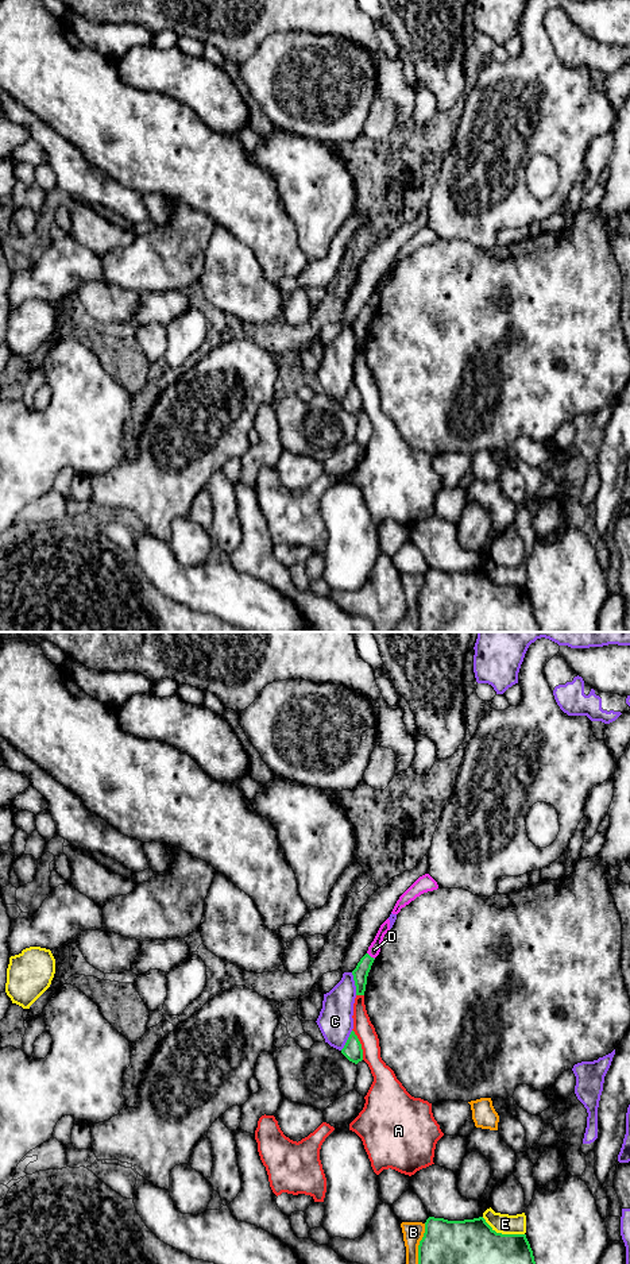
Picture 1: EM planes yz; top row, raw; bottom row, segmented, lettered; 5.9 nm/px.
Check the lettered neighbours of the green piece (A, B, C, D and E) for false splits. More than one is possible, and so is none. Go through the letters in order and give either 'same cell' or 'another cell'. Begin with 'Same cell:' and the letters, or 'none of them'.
Same cell: D
A: another cell
B: another cell
C: another cell
D: same cell
E: another cell

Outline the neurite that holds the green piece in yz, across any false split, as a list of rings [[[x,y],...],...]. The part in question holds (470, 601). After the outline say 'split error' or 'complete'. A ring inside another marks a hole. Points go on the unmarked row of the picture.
[[[429,569],[418,597],[418,632],[541,632],[526,586],[496,585],[483,569],[448,573]]] | complete

